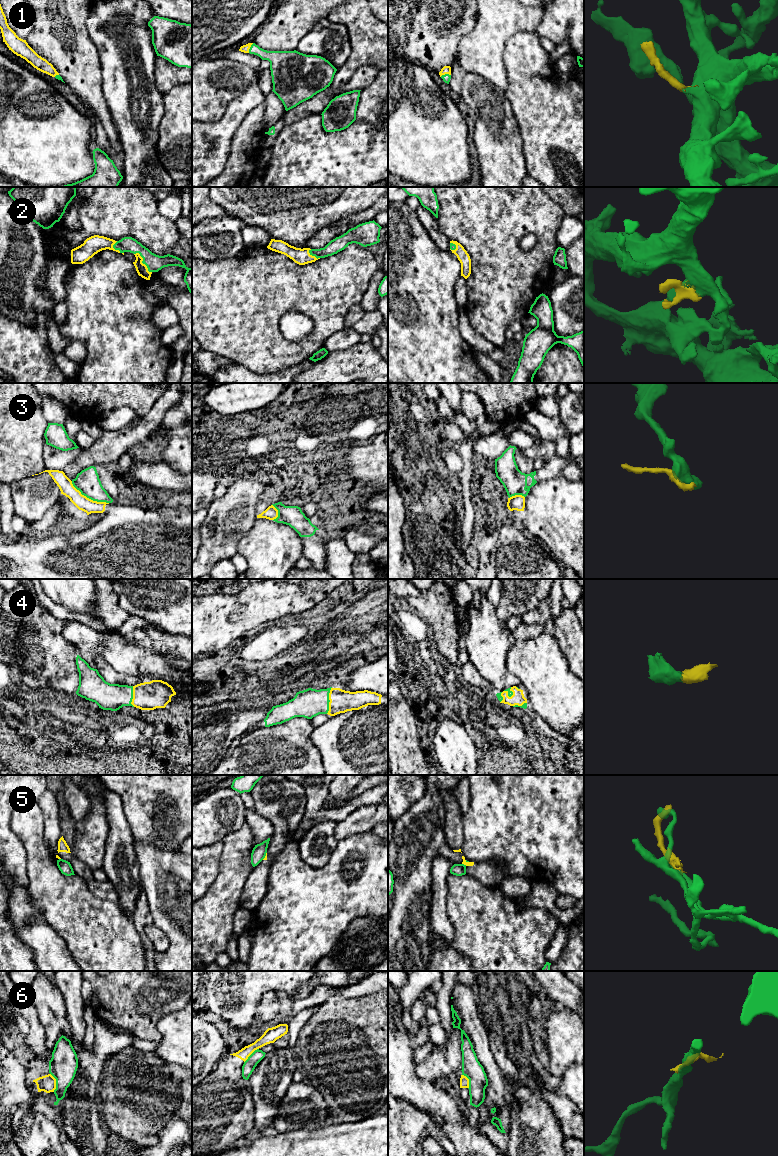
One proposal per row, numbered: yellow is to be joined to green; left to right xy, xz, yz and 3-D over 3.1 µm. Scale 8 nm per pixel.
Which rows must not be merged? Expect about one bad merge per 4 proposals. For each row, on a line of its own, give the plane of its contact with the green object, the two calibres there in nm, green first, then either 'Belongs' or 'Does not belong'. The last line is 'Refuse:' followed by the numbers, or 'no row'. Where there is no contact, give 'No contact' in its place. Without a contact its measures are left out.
1: Touches green in yz. Thickness 70 nm (green) against 60 nm. Belongs
2: Touches green in xy. Thickness 140 nm (green) against 90 nm. Belongs
3: Touches green in xy. Thickness 190 nm (green) against 120 nm. Does not belong
4: Touches green in xz. Thickness 220 nm (green) against 190 nm. Belongs
5: Touches green in xz. Thickness 110 nm (green) against 20 nm. Does not belong
6: Touches green in xy. Thickness 220 nm (green) against 140 nm. Does not belong
Refuse: 3, 5, 6

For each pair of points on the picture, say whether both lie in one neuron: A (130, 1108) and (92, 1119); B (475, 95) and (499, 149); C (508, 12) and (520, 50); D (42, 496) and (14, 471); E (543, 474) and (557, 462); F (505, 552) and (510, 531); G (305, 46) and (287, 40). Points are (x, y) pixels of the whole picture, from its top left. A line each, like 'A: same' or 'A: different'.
A: different
B: same
C: different
D: different
E: same
F: same
G: different

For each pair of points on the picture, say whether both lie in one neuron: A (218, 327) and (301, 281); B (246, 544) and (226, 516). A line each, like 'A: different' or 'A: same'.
A: same
B: different

